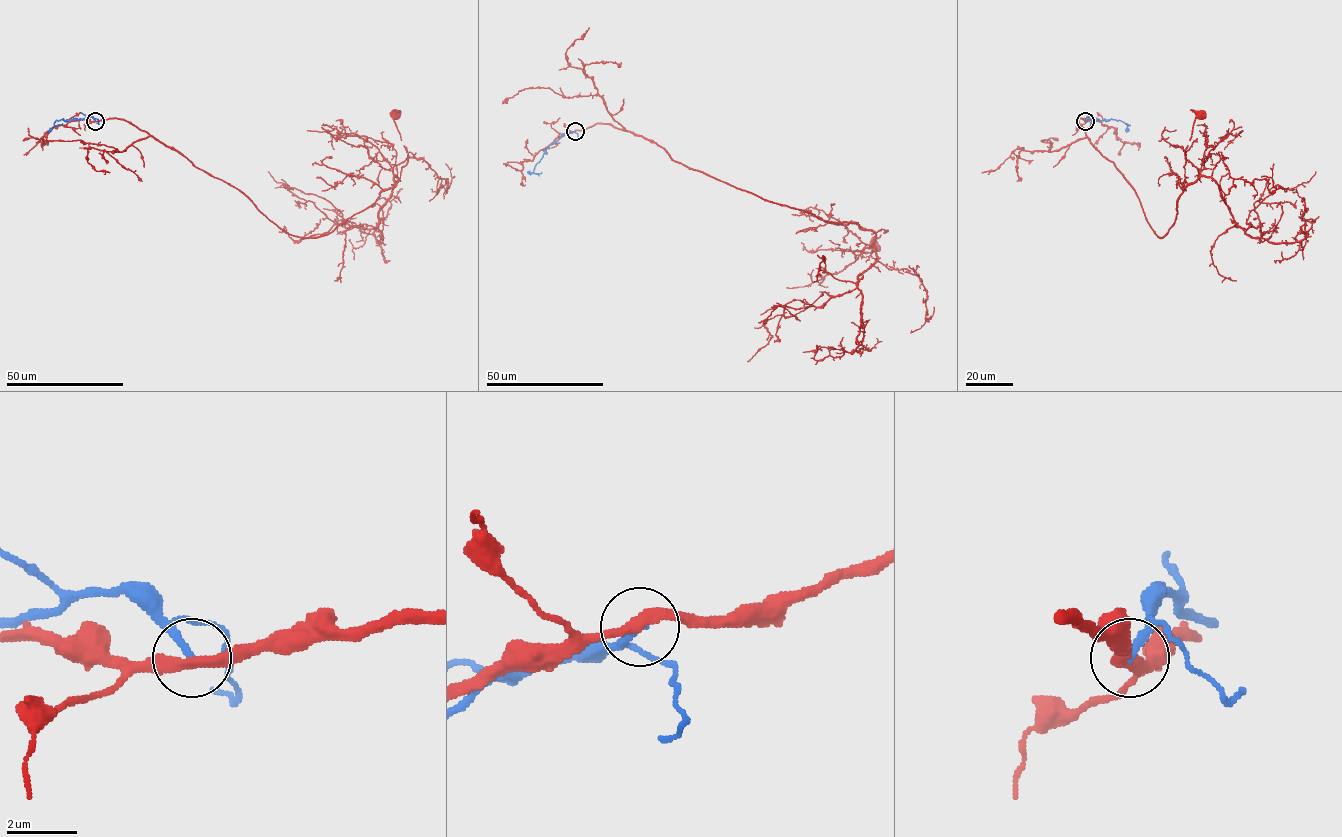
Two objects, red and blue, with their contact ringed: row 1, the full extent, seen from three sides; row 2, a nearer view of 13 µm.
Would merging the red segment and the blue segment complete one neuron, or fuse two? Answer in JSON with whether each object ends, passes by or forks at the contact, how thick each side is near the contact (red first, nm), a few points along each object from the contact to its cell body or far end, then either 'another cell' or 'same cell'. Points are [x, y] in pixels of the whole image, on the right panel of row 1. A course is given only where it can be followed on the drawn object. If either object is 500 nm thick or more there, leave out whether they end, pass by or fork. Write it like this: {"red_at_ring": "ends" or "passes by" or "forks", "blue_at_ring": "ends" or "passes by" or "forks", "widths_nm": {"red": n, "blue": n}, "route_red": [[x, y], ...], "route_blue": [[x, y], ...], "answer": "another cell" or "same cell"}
{"red_at_ring": "passes by", "blue_at_ring": "ends", "widths_nm": {"red": 320, "blue": 240}, "route_red": [[1085, 121], [1078, 118], [1162, 238], [1187, 185], [1185, 148], [1201, 113]], "route_blue": [[1085, 121], [1088, 117], [1119, 120], [1126, 123]], "answer": "another cell"}

